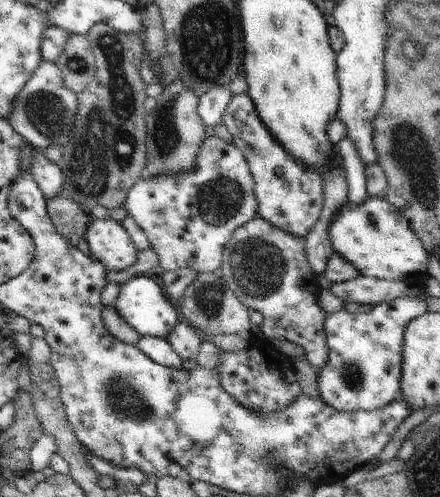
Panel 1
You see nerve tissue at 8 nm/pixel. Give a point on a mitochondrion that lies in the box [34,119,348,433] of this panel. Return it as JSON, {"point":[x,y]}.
{"point":[257,268]}

